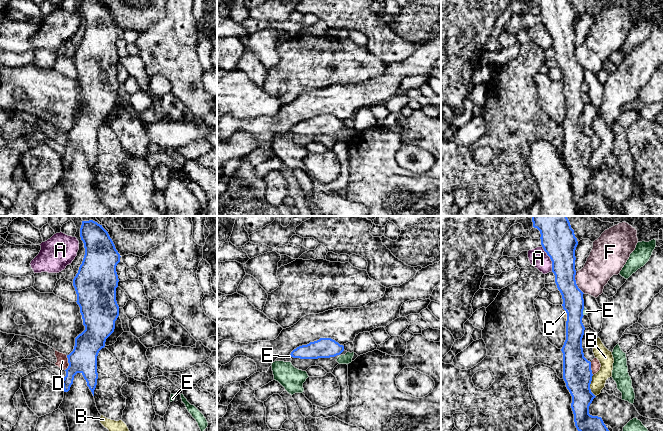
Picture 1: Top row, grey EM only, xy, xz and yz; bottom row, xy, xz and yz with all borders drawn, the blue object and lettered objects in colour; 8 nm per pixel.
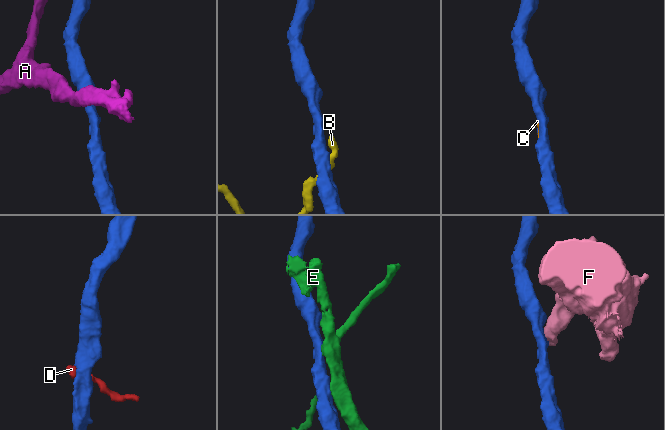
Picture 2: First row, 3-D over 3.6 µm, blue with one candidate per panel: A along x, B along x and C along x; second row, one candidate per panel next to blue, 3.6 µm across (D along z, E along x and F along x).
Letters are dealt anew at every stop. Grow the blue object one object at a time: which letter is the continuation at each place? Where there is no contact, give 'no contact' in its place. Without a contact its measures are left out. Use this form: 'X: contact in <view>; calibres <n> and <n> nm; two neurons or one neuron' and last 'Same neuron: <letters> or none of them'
A: contact in yz; calibres 280 and 150 nm; two neurons
B: contact in yz; calibres 240 and 120 nm; two neurons
C: contact in yz; calibres 180 and 30 nm; one neuron
D: contact in xy; calibres 220 and 100 nm; two neurons
E: contact in yz; calibres 180 and 50 nm; two neurons
F: contact in yz; calibres 200 and 240 nm; two neurons
Same neuron: C

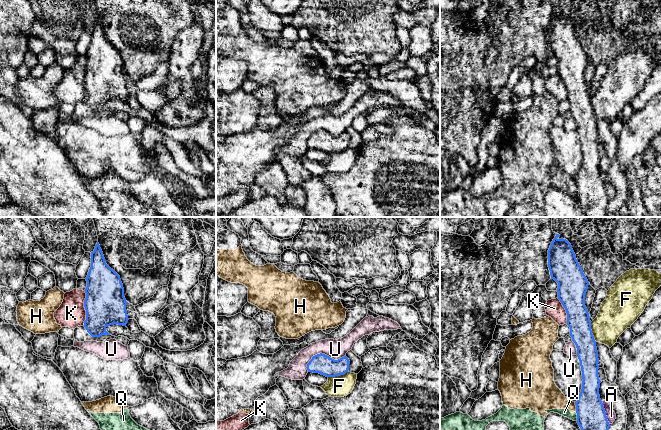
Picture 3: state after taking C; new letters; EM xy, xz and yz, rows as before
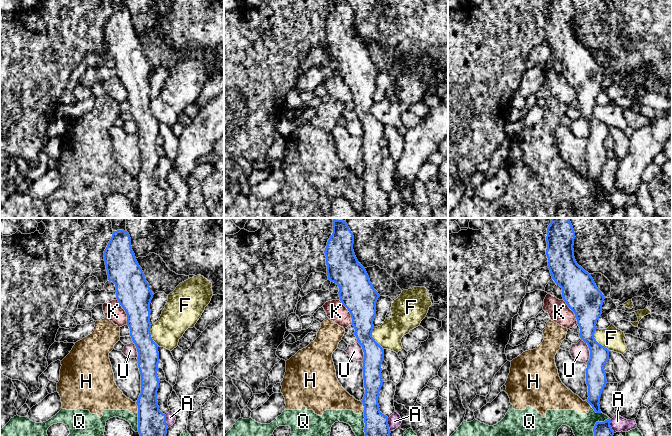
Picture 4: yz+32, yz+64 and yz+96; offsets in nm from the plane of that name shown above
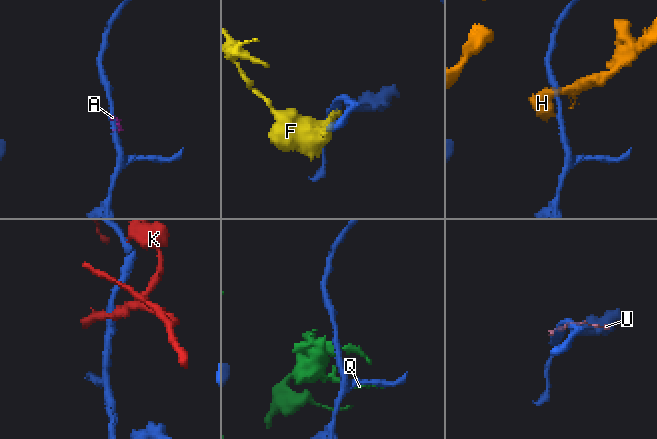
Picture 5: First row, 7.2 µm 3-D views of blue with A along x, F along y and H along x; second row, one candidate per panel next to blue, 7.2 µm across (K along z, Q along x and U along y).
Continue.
A: contact in yz; calibres 240 and 80 nm; two neurons
F: contact in xz; calibres 160 and 180 nm; two neurons
H: contact in yz; calibres 240 and 220 nm; two neurons
K: contact in xy; calibres 320 and 220 nm; two neurons
Q: contact in yz; calibres 240 and 60 nm; two neurons
U: contact in xz; calibres 160 and 160 nm; two neurons
Same neuron: none of them

